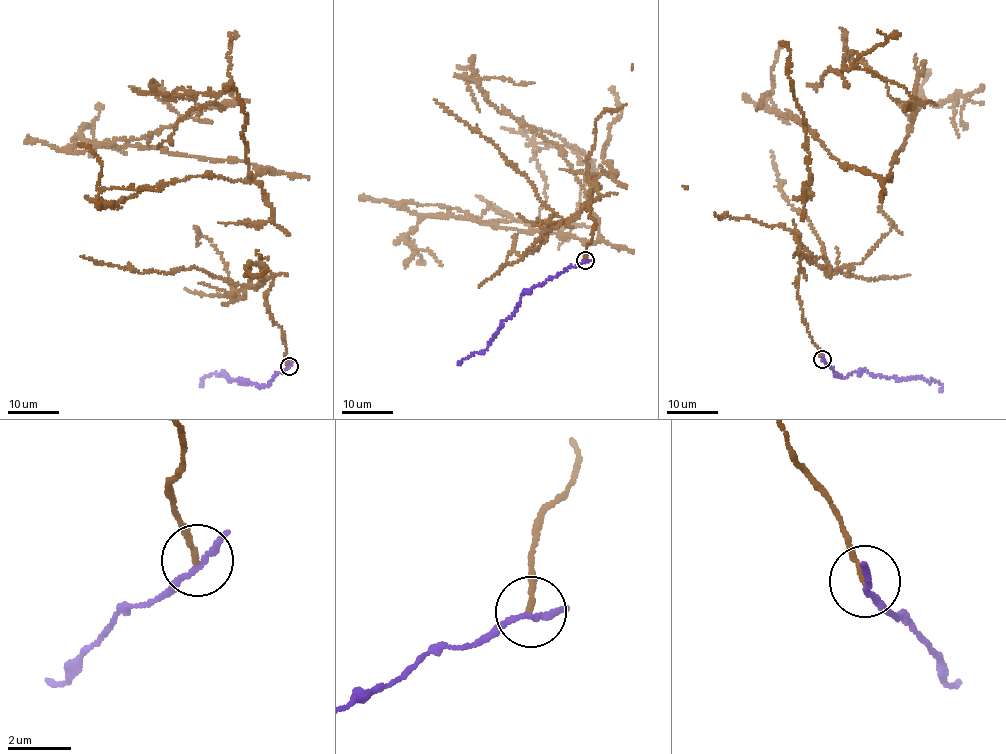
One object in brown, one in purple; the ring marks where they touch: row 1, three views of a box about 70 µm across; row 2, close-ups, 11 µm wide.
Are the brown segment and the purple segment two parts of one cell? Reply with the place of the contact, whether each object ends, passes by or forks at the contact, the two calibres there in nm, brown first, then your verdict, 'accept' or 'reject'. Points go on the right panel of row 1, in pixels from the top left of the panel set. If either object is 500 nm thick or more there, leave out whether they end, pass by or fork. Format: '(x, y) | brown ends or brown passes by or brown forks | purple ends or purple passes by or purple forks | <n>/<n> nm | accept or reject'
(822, 359) | brown ends | purple ends | 170/240 nm | reject

